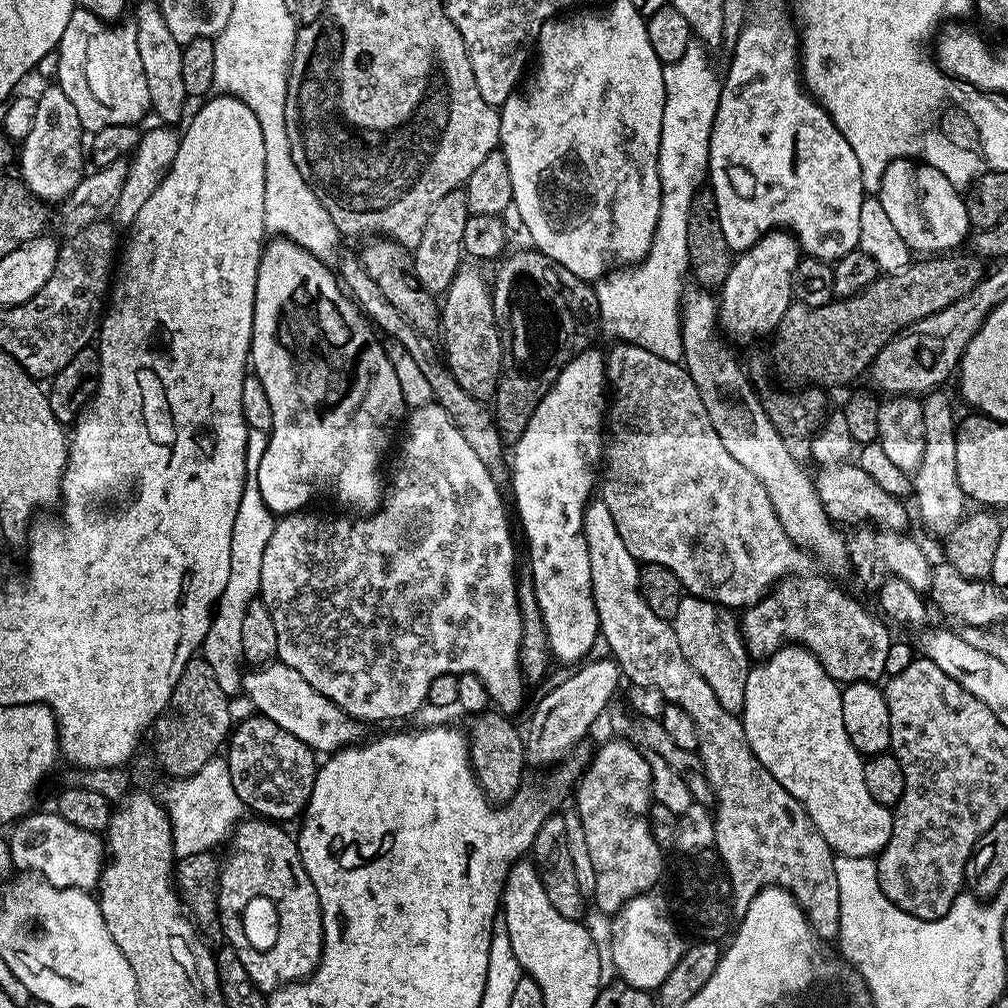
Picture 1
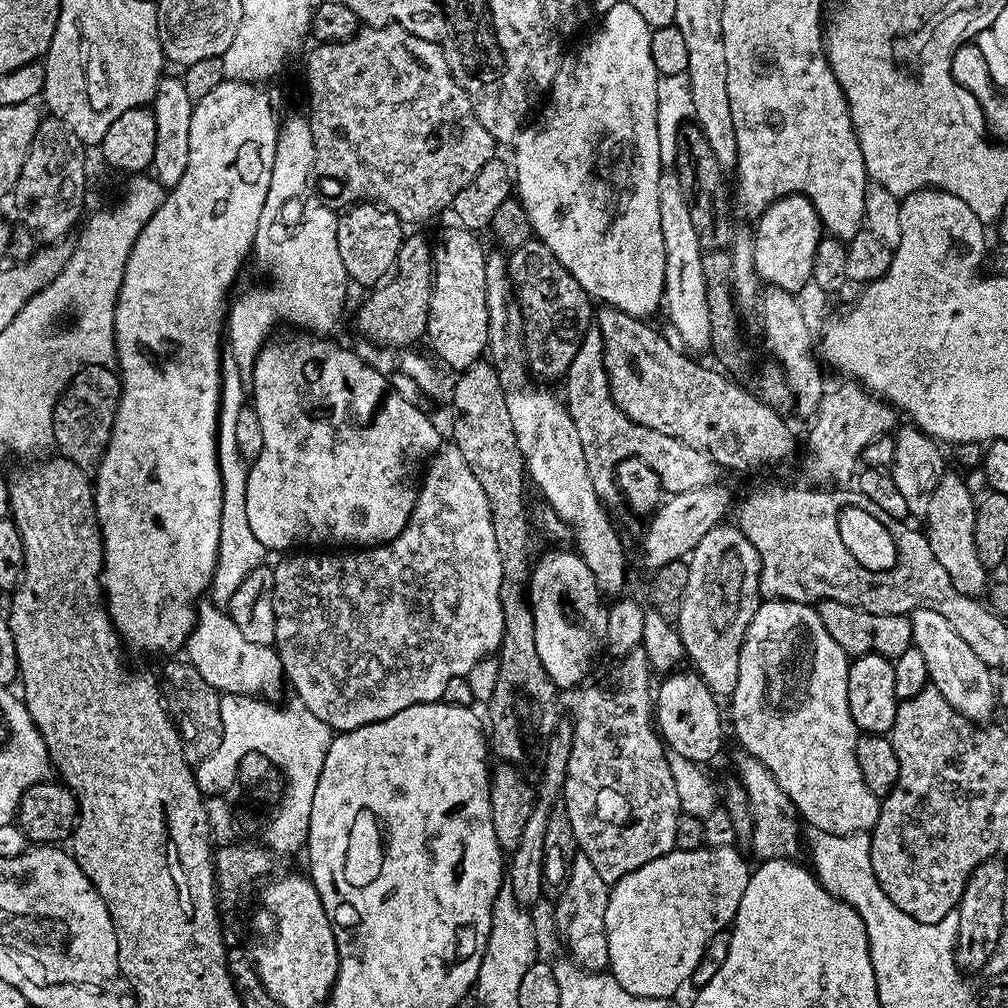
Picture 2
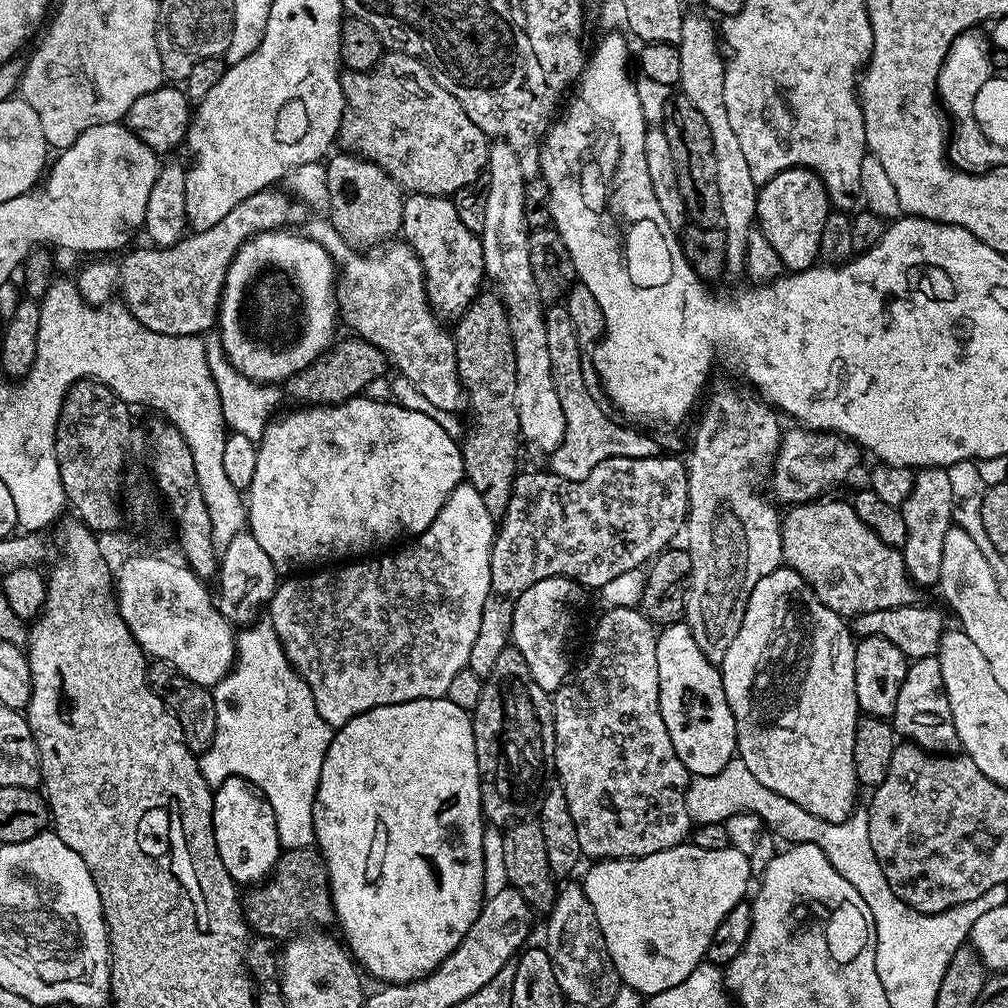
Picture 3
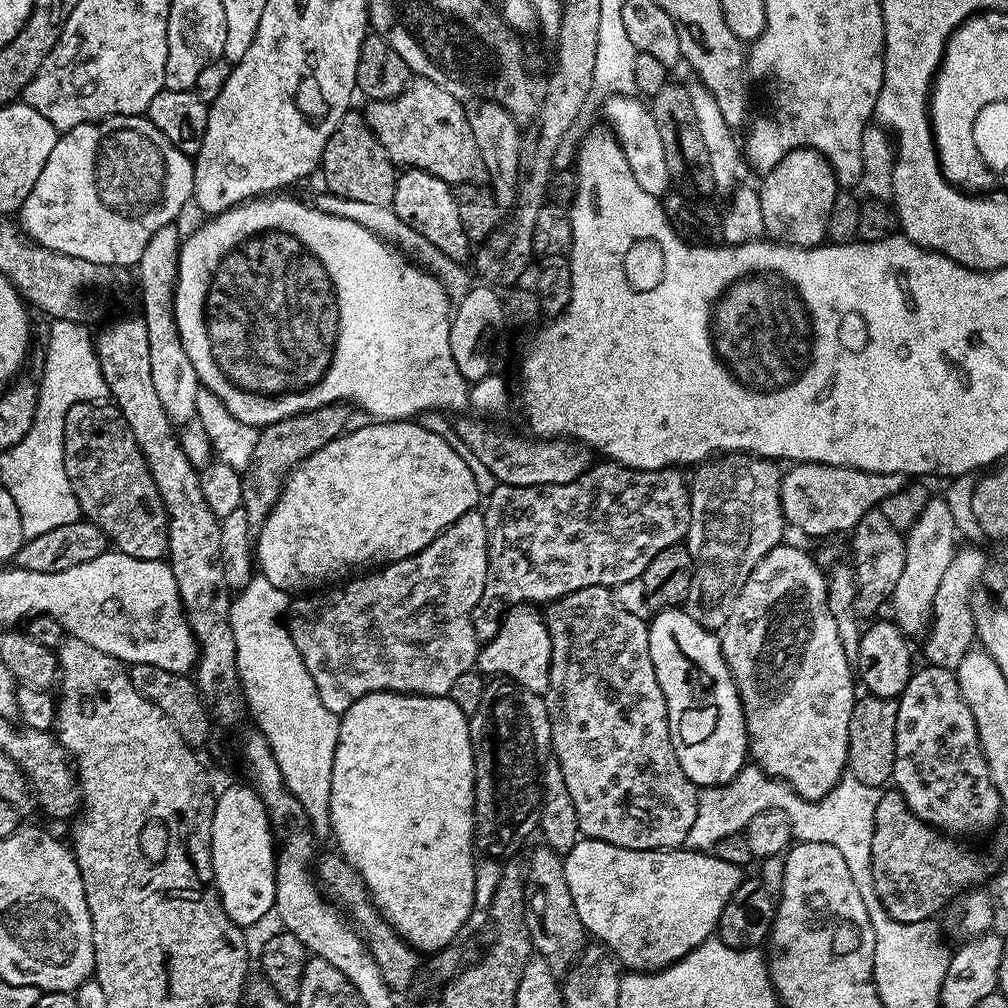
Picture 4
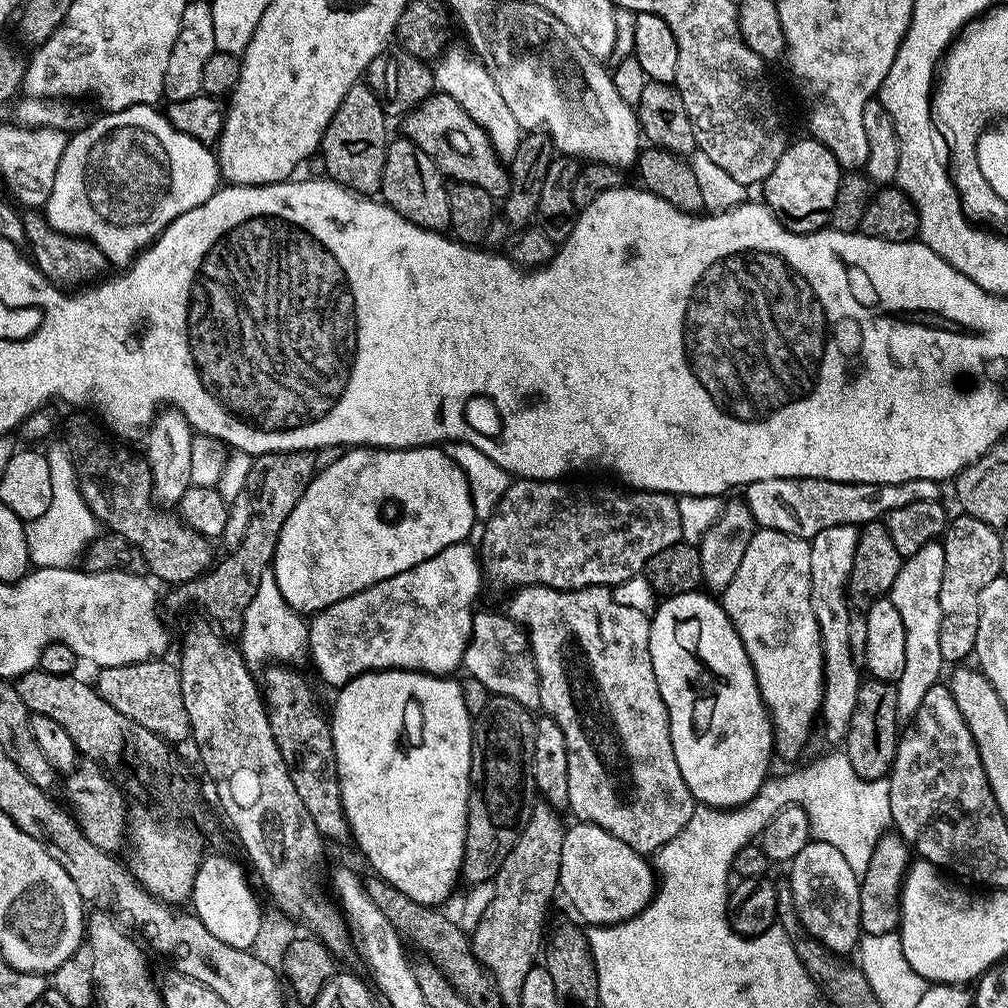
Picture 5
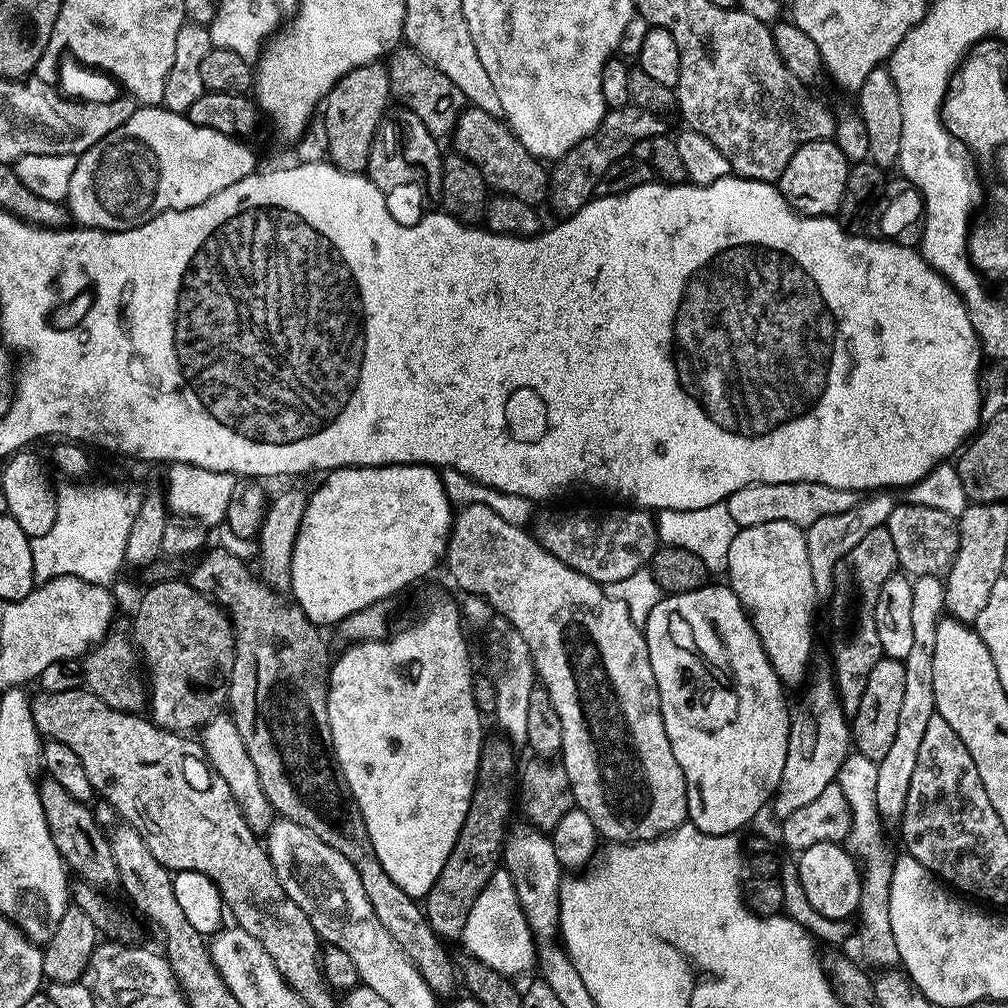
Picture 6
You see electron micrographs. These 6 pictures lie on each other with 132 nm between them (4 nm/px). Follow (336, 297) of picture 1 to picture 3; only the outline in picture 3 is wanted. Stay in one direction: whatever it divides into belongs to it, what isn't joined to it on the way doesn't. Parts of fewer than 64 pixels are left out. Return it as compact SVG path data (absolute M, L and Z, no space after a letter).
M363 394L345 404L331 406L304 406L301 412L288 412L281 420L273 419L258 441L256 453L258 466L254 466L254 482L246 489L246 507L248 509L247 531L258 538L258 546L266 550L270 562L274 562L277 573L296 574L313 566L328 566L333 562L348 562L353 558L364 558L369 555L371 548L380 548L383 544L392 544L399 536L415 538L425 532L434 522L438 510L446 502L446 498L465 479L464 454L453 433L444 429L432 417L415 413L414 410L404 409L402 405L389 402L370 400Z

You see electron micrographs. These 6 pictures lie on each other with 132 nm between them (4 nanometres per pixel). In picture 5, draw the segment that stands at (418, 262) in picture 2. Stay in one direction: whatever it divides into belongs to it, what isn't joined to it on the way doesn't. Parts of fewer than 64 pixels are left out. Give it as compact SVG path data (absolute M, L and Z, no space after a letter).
M271 452L253 459L247 485L247 491L252 497L252 513L250 523L246 526L246 538L207 574L185 584L175 585L169 591L172 592L168 596L170 607L184 608L188 603L197 604L217 620L215 623L225 633L239 633L243 614L254 597L259 578L266 569L272 567L282 526L286 526L290 510L298 506L298 498L302 498L306 486L317 472L312 455L310 452Z

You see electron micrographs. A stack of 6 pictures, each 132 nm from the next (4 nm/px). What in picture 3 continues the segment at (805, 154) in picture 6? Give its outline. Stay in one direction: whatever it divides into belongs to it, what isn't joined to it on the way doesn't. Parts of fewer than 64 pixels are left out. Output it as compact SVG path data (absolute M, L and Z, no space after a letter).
M811 168L782 170L756 193L759 231L774 248L789 273L804 272L817 263L822 242L822 225L830 211L828 191L820 175Z

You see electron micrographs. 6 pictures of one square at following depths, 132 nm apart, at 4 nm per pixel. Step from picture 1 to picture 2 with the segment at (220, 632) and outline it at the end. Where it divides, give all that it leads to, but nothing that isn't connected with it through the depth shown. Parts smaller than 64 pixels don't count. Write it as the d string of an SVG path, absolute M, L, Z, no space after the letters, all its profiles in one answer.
M231 354L225 355L220 369L220 427L216 439L216 453L220 459L220 477L224 493L222 494L222 518L218 534L218 558L216 569L212 571L210 585L211 603L226 606L230 598L242 586L246 574L250 570L261 567L265 563L266 550L258 538L254 538L254 530L250 530L250 521L246 515L246 478L249 465L244 455L238 450L238 438L234 438L234 425L238 423L238 410L246 407L246 377L239 372L238 363Z

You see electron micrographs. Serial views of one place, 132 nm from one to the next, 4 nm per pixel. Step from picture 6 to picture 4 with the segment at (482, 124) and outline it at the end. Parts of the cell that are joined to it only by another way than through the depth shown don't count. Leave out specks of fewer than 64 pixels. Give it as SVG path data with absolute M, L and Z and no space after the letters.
M416 78L393 100L368 100L365 105L362 111L370 130L374 130L393 164L401 169L426 170L453 186L487 181L486 162L482 162L482 154L474 146L465 105L442 86Z

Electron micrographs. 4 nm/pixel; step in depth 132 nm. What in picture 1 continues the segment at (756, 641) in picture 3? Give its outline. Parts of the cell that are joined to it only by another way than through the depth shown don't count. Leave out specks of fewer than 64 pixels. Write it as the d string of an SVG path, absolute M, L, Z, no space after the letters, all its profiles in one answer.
M789 642L777 648L776 651L769 652L766 658L753 663L751 667L749 667L748 677L746 678L744 706L740 709L738 715L746 730L746 742L750 742L750 750L754 750L758 762L762 762L762 766L766 766L766 770L770 770L770 774L774 774L774 778L778 778L778 782L782 782L782 786L786 791L803 806L808 817L814 822L818 834L822 834L822 838L826 838L826 842L832 847L833 853L841 856L875 857L886 846L886 842L890 842L892 808L889 807L889 805L874 802L870 790L866 790L866 778L864 777L865 757L850 742L850 734L846 734L846 726L842 722L841 691L841 685L834 678L830 678L830 674L826 674L822 662L818 662L818 658L809 648L804 648L801 644Z

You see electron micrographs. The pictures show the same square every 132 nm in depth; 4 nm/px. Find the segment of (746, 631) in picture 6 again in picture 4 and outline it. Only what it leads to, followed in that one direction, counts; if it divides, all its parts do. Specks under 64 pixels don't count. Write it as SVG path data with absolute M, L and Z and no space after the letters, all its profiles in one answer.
M677 606L675 608L665 608L657 611L655 615L651 617L650 623L648 624L648 641L650 642L650 658L654 662L656 681L658 682L658 686L662 686L662 694L666 702L670 738L674 746L674 754L678 754L678 766L682 766L686 778L690 778L690 782L700 788L713 788L719 784L730 782L744 769L744 765L749 759L750 753L748 751L748 731L746 730L746 722L744 721L742 702L740 701L740 695L736 689L732 672L728 669L728 663L720 649L719 635L717 635L715 631L704 628L698 622L694 622L694 618L690 618L690 614L684 611L683 607Z

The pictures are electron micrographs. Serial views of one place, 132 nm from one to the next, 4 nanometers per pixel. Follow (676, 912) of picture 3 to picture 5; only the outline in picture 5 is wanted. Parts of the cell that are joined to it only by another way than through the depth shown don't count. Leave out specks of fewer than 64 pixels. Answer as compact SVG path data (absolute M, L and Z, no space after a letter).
M576 822L567 829L562 842L559 887L576 907L579 919L588 926L623 924L634 918L656 894L658 877L653 865L622 838L614 838L597 824Z

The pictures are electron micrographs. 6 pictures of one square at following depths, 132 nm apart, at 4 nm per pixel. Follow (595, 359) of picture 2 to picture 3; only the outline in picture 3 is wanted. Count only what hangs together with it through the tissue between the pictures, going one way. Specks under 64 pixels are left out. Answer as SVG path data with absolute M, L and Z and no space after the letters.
M556 302L545 311L546 346L550 346L550 370L554 374L554 386L558 390L558 402L562 402L562 414L566 420L564 440L550 454L551 471L567 480L581 480L611 456L646 458L657 455L656 444L644 432L623 428L608 420L600 404L588 393L584 385L584 368L580 365L581 345L576 342L576 331L568 320L568 310L563 303Z

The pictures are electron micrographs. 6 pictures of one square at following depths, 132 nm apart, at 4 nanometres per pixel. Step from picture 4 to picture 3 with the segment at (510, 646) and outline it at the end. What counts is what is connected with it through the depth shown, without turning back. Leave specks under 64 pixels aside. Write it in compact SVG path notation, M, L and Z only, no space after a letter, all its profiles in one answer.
M565 576L542 578L542 582L534 582L530 590L516 599L512 611L511 643L522 654L522 658L526 658L526 666L530 666L534 682L538 682L538 686L550 694L557 692L570 676L568 652L564 647L572 632L572 607L579 602L580 592L581 585Z

